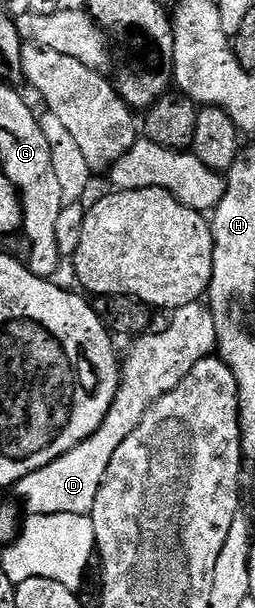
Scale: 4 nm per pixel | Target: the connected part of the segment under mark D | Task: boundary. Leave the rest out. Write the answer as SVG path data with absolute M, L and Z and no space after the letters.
M199 302L189 304L183 308L175 308L171 316L174 317L171 318L170 325L163 332L147 331L131 343L134 345L131 346L130 353L127 356L125 353L124 359L120 364L118 393L100 427L84 442L80 442L75 448L68 450L68 454L56 458L51 464L36 470L32 474L28 474L16 486L19 500L17 503L26 516L47 516L48 514L90 516L94 511L96 494L100 490L100 486L106 477L108 466L112 462L112 454L116 454L116 450L120 450L120 442L124 442L124 438L128 438L128 434L132 434L132 430L136 430L136 426L140 426L146 411L161 396L176 390L176 386L180 386L180 382L184 382L184 378L188 378L188 374L192 374L192 366L196 366L196 362L215 355L218 347L216 322L214 321L214 315L212 315L205 303Z

